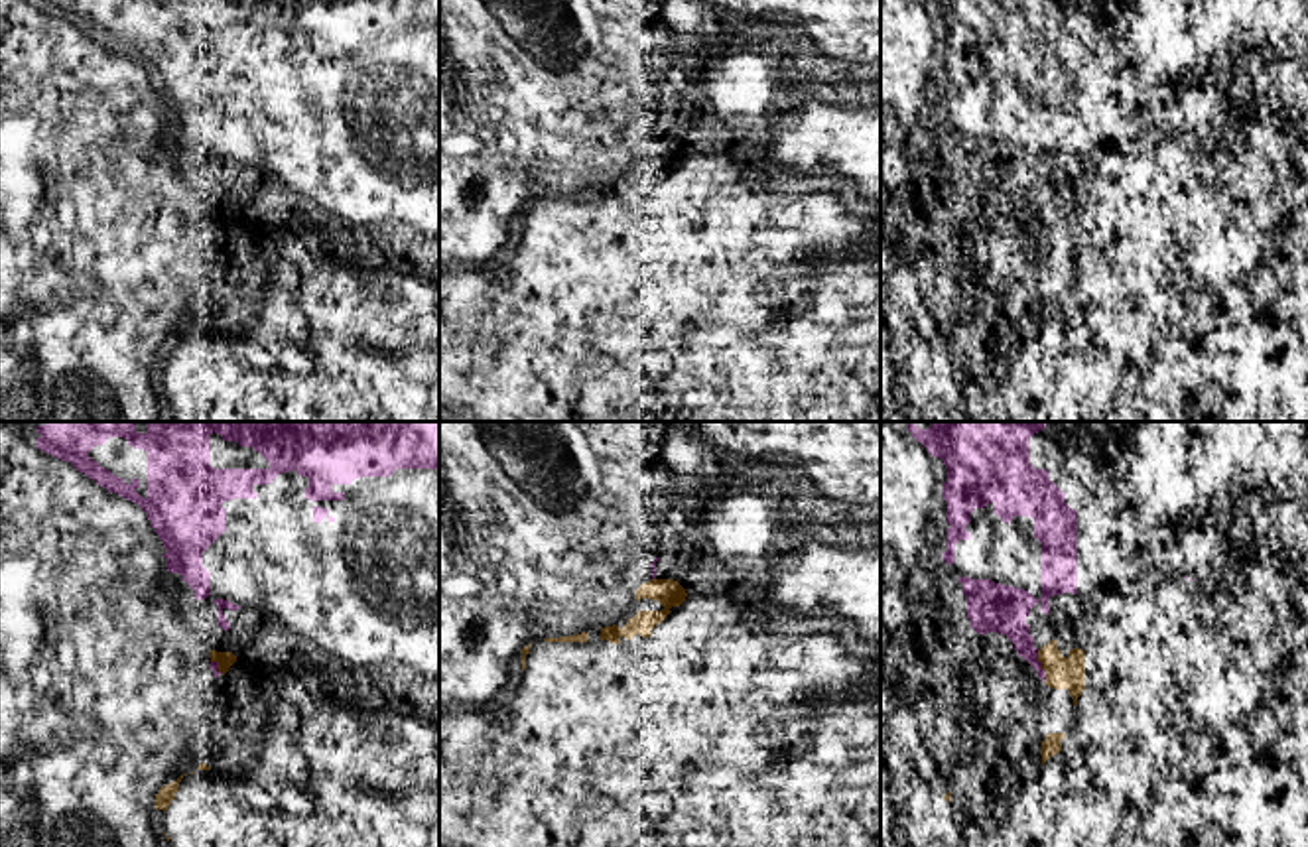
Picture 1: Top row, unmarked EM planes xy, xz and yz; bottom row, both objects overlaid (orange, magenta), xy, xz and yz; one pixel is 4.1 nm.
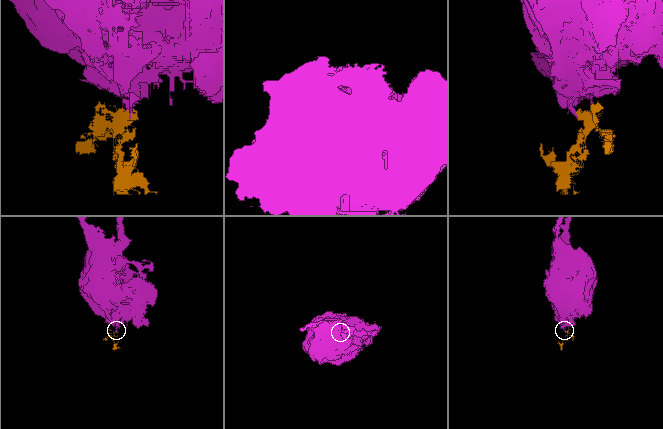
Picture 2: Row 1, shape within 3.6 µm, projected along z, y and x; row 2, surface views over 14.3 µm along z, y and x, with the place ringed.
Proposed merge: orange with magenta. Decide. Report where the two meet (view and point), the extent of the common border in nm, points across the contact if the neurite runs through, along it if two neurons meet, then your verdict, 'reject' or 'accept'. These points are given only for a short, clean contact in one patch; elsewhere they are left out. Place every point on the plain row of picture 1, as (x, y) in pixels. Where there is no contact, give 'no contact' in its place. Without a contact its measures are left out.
contact yz (1043, 225); length 130 nm; reject

